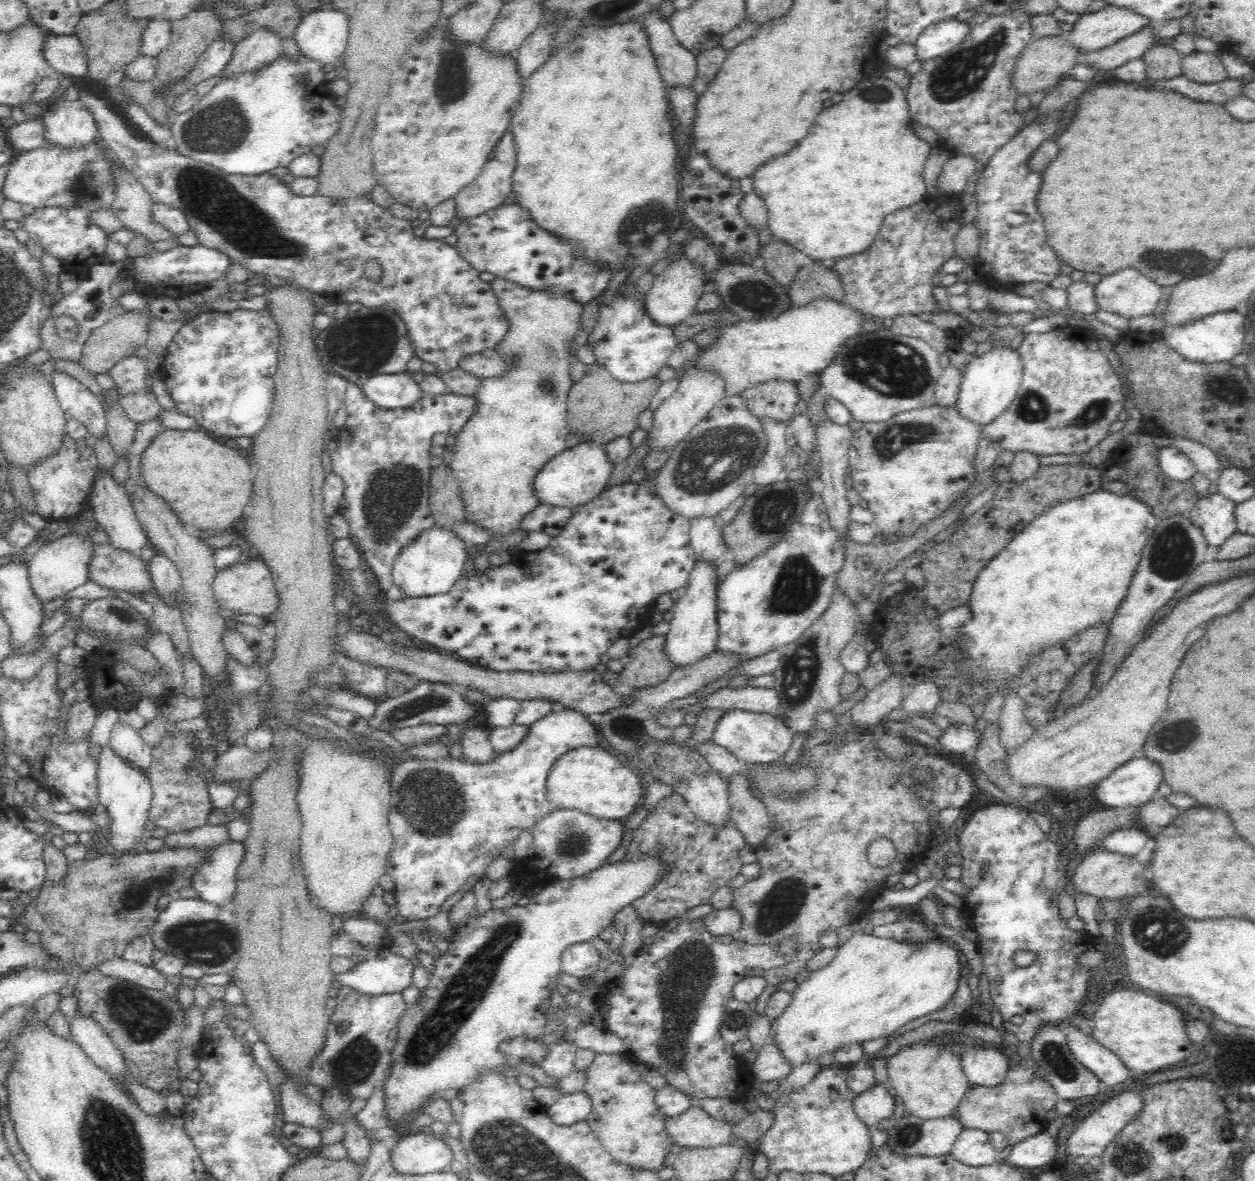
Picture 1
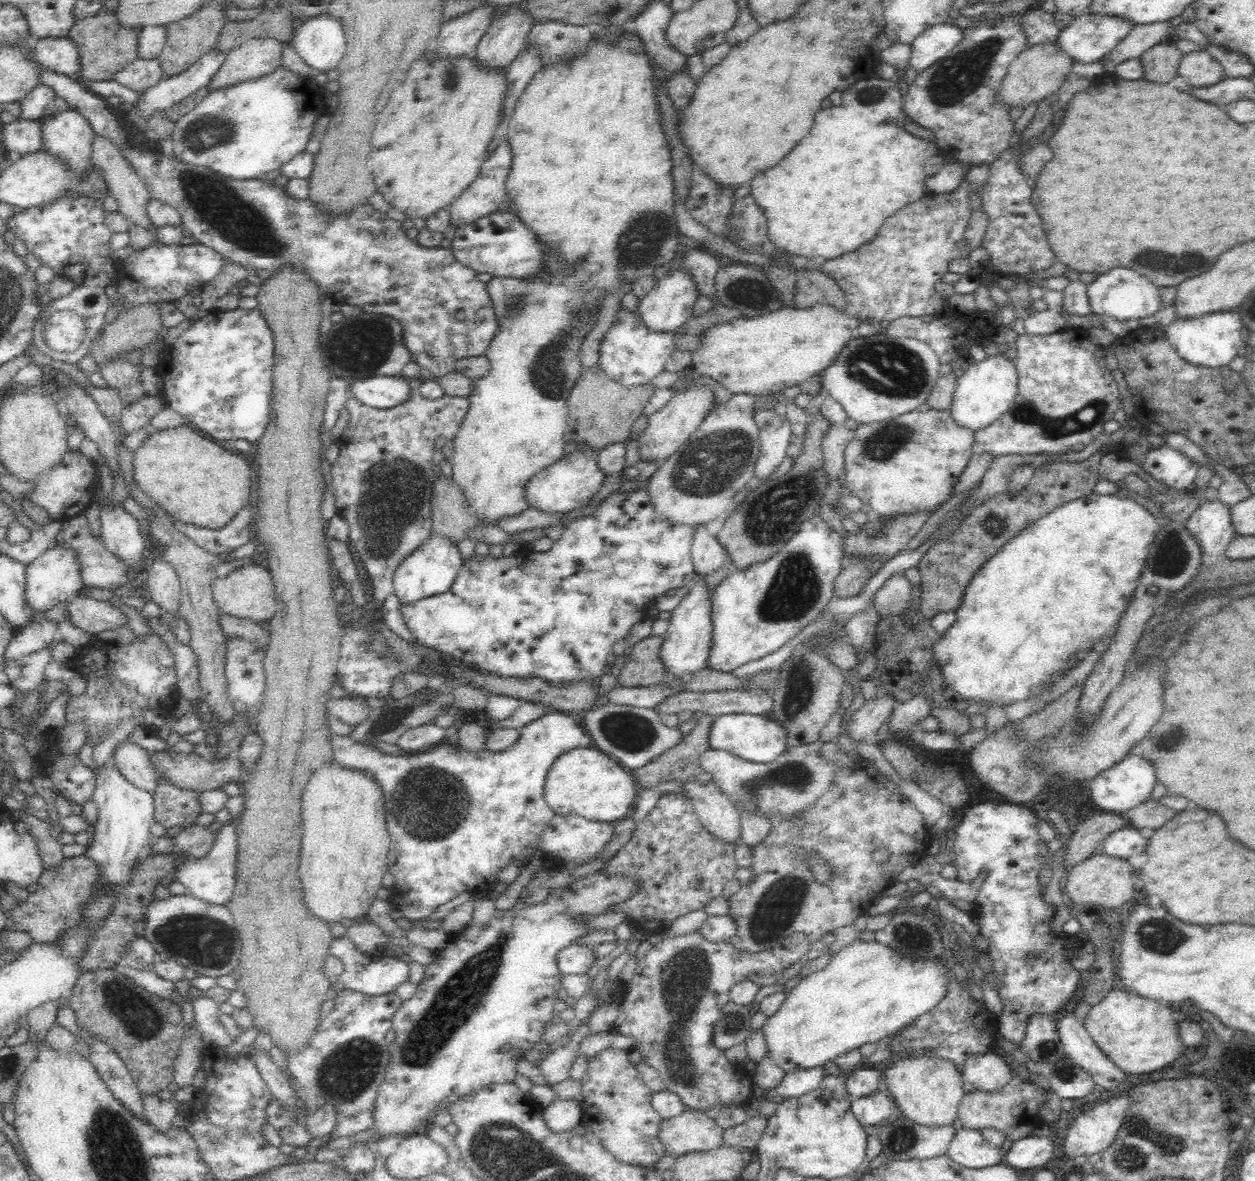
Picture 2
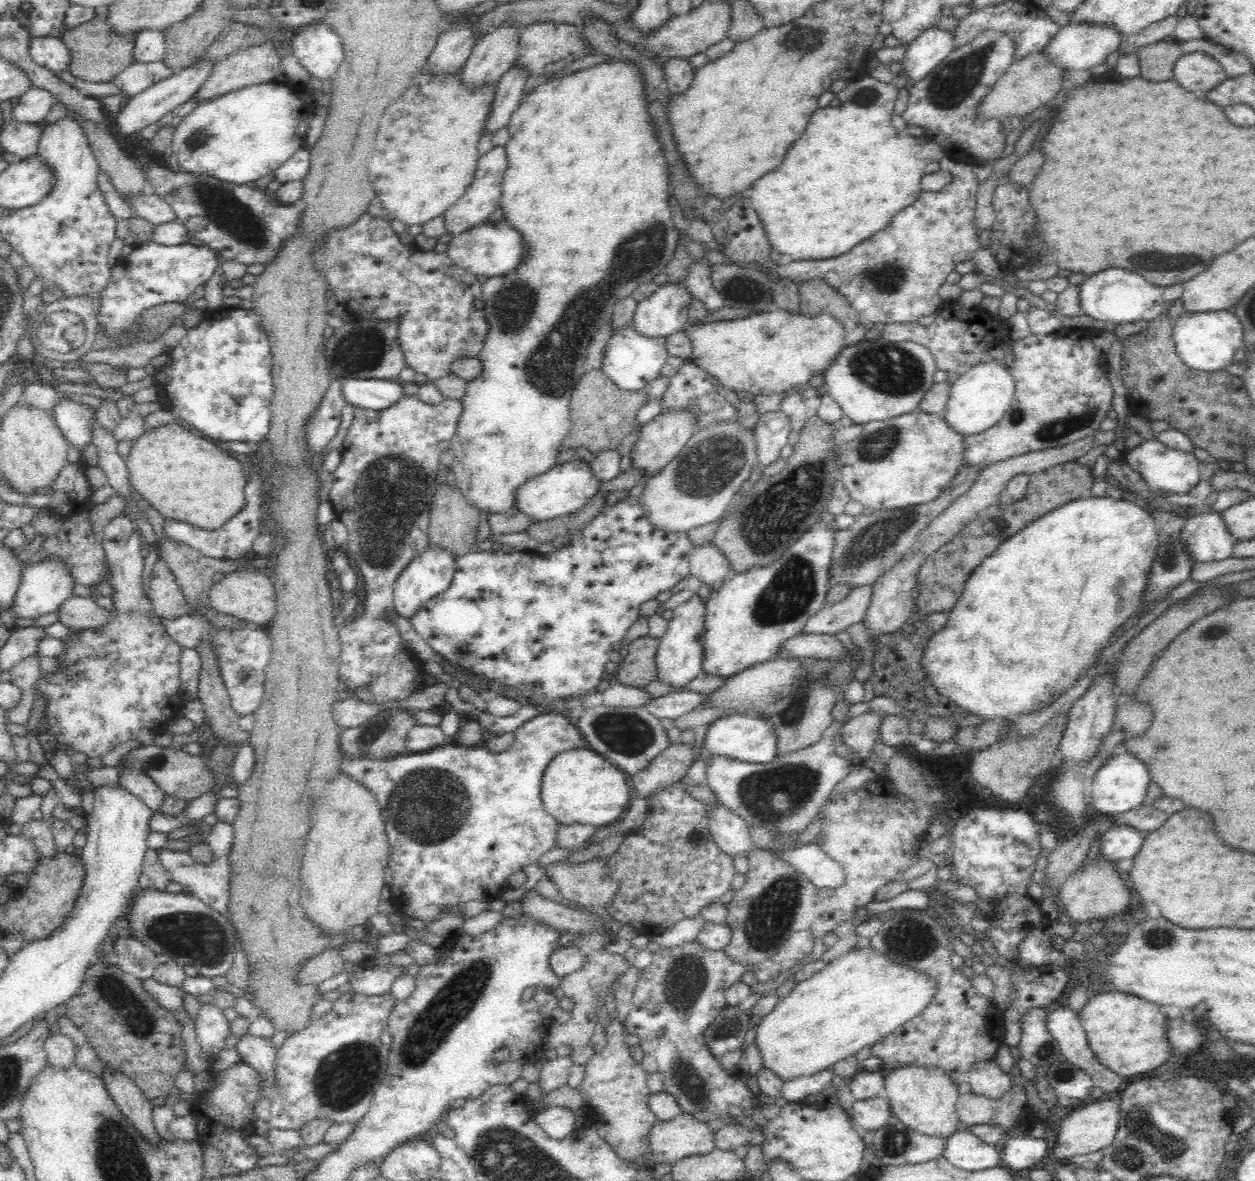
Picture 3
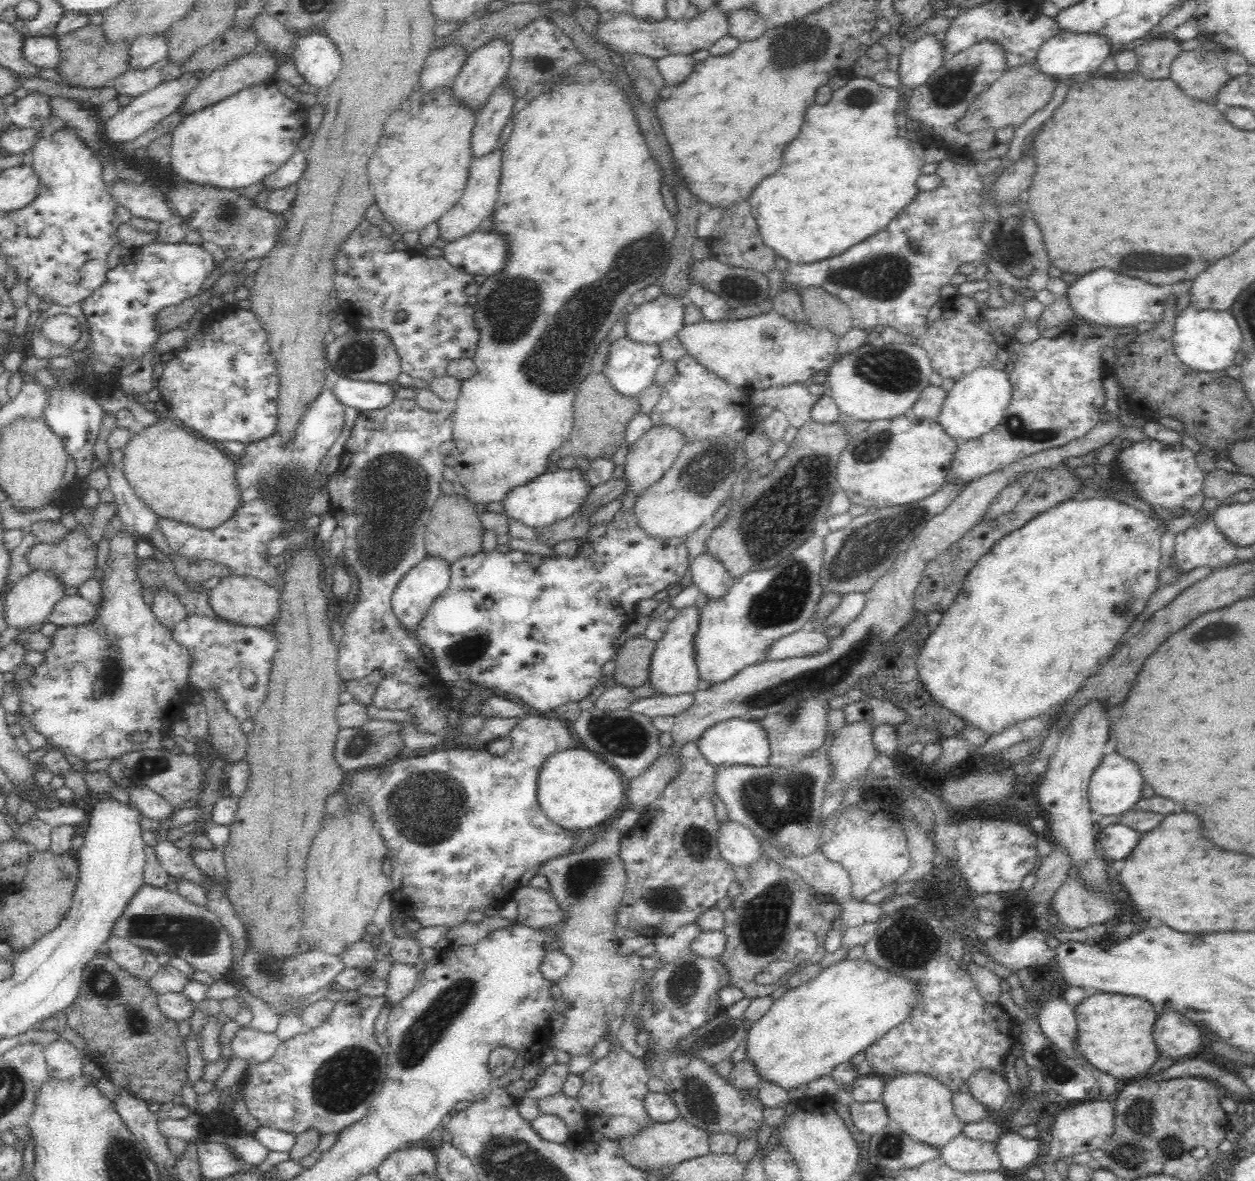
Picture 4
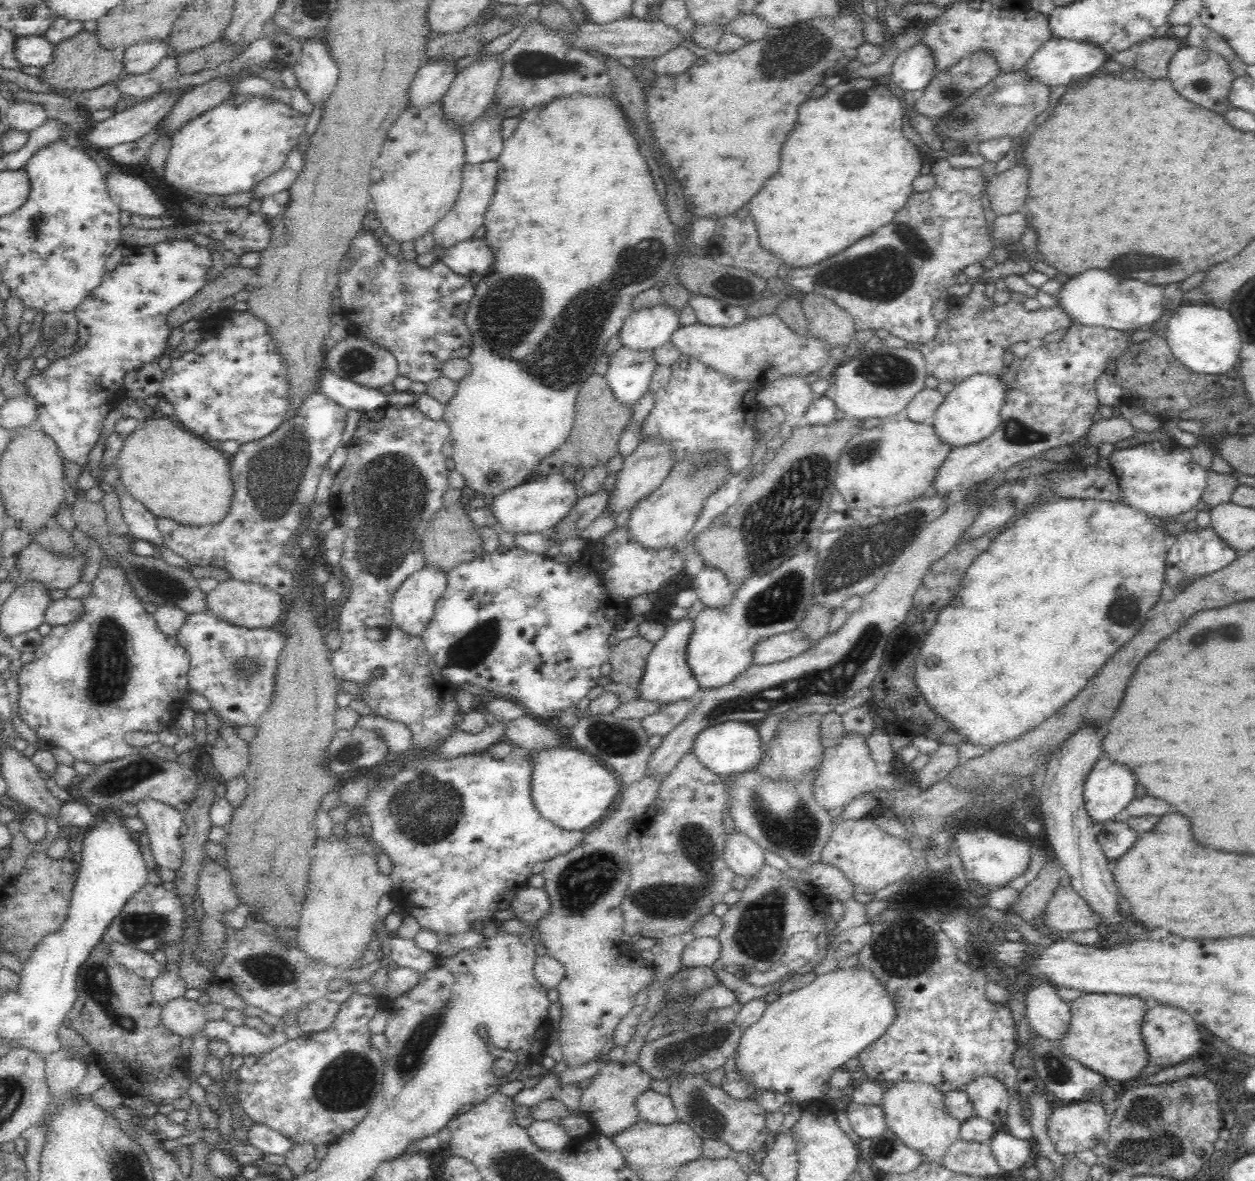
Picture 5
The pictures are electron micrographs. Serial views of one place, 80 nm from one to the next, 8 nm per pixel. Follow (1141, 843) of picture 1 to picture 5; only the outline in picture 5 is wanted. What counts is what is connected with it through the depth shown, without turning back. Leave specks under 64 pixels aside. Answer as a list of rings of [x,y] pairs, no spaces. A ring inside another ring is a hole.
[[[1110,819],[1097,826],[1096,840],[1109,861],[1126,854],[1134,846],[1138,834],[1127,823]]]

